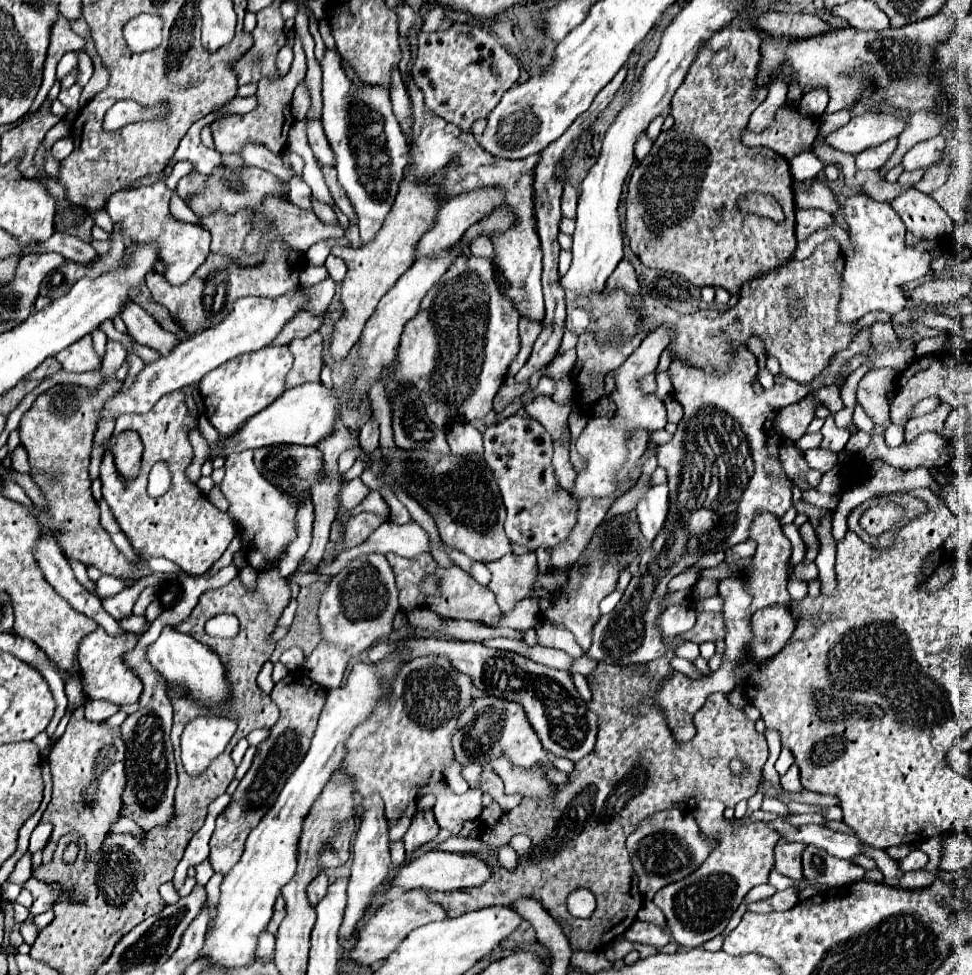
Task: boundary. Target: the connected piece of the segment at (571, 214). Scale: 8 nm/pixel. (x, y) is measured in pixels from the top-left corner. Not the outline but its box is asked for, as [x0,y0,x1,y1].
[562,183,578,219]

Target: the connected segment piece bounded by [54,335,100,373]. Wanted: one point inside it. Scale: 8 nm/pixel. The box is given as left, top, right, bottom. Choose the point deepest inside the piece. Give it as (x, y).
(81, 357)

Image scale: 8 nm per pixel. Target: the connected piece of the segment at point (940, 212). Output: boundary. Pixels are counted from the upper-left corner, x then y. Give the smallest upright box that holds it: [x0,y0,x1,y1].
[892,189,954,239]

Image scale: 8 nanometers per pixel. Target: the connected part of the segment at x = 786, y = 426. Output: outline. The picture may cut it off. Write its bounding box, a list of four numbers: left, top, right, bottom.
[774,399,818,441]

